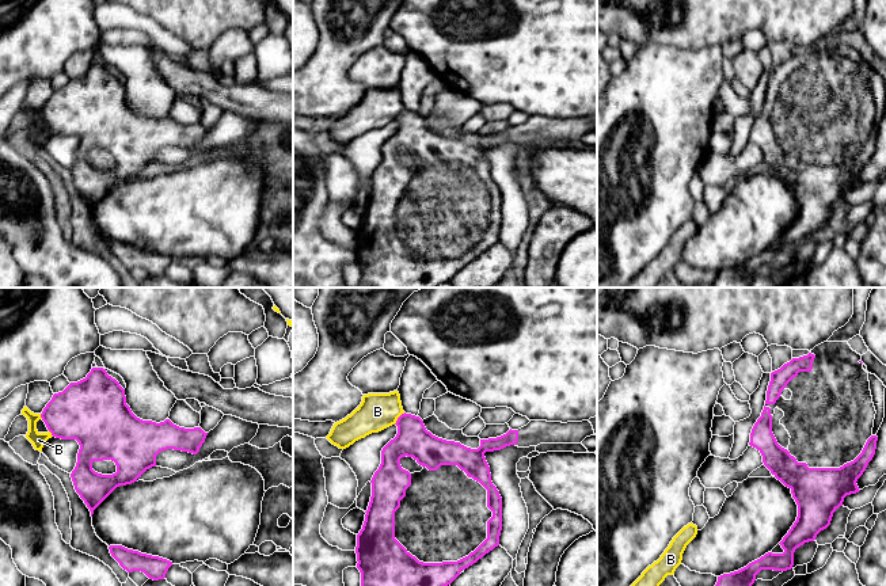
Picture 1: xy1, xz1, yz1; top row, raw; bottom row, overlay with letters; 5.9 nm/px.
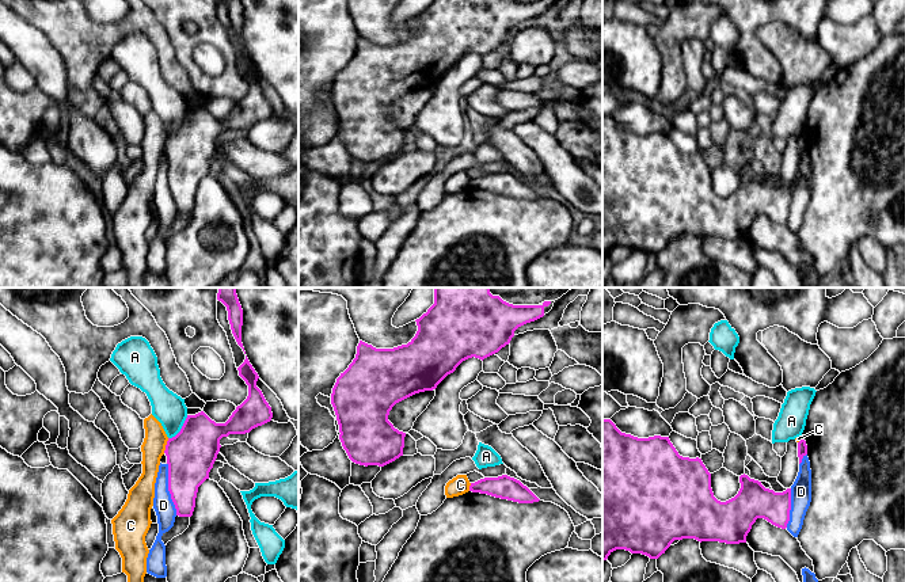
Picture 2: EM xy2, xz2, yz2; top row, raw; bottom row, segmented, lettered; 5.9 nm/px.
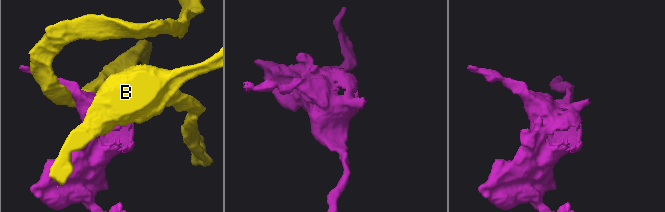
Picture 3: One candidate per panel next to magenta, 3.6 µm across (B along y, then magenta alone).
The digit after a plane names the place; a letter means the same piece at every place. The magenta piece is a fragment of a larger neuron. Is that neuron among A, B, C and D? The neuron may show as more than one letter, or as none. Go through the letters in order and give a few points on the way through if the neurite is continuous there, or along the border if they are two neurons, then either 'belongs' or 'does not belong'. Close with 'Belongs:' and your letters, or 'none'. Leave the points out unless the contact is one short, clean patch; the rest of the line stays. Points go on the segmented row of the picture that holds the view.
A: border xy2 (187, 415), (182, 428), (168, 438); does not belong
B: does not belong
C: border xy2 (168, 438), (163, 452); does not belong
D: border xy2 (167, 463), (167, 490), (177, 514); does not belong
Belongs: none

